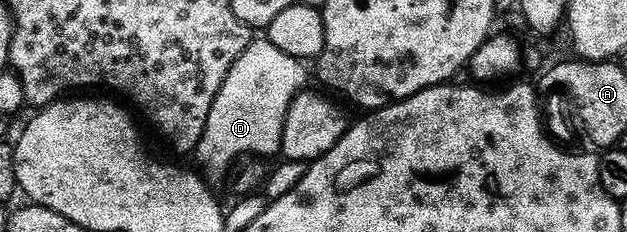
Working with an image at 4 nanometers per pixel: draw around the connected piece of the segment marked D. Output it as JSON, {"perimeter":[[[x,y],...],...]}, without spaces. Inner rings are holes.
{"perimeter":[[[251,40],[248,48],[240,52],[240,56],[228,68],[228,76],[224,76],[224,84],[220,84],[220,92],[210,106],[206,127],[196,147],[196,155],[204,165],[214,170],[229,164],[233,158],[241,159],[243,156],[264,156],[262,154],[279,153],[281,144],[281,130],[285,122],[285,112],[289,102],[298,92],[307,85],[306,70],[301,61],[288,52],[280,52],[276,44],[265,40]]]}

